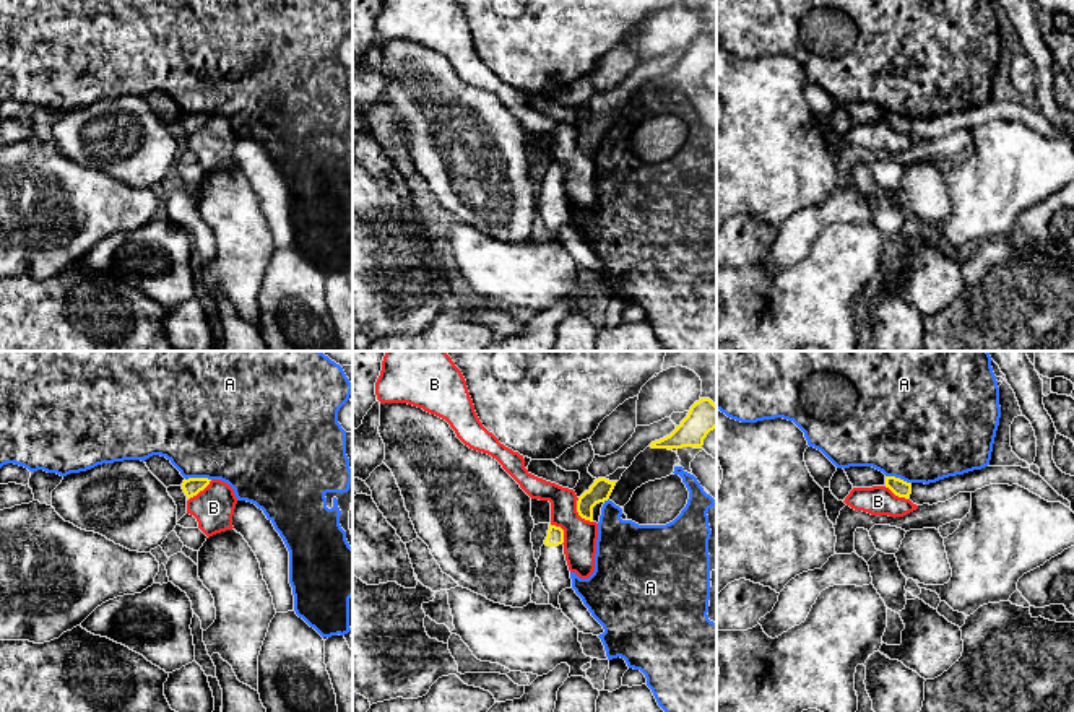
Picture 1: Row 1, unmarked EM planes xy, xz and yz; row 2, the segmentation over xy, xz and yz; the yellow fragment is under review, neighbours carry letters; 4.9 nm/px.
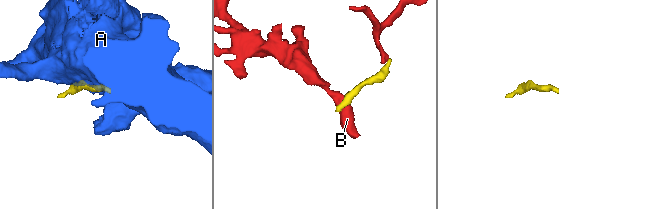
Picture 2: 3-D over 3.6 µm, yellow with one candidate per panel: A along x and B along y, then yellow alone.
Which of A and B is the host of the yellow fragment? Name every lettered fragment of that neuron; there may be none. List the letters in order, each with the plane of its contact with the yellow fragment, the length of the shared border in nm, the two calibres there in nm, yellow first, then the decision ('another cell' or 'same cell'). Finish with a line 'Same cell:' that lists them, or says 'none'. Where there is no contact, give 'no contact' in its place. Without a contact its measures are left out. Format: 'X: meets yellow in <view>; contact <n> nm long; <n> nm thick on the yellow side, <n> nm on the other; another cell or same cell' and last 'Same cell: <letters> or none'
A: meets yellow in xy; contact 130 nm long; 90 nm thick on the yellow side, 480 nm on the other; another cell
B: meets yellow in xz; contact 150 nm long; 110 nm thick on the yellow side, 170 nm on the other; another cell
Same cell: none

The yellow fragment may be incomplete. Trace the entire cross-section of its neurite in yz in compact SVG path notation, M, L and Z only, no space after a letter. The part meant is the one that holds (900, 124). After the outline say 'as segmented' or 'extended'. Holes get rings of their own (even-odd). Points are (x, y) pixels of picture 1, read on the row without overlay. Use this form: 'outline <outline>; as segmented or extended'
outline M988 101L981 106L949 112L929 120L907 119L895 112L886 112L886 124L916 141L946 138L959 128L975 128L990 120L1019 120L1048 138L1061 138L1071 145L1071 138L1059 132L1040 111L1022 102Z; extended

